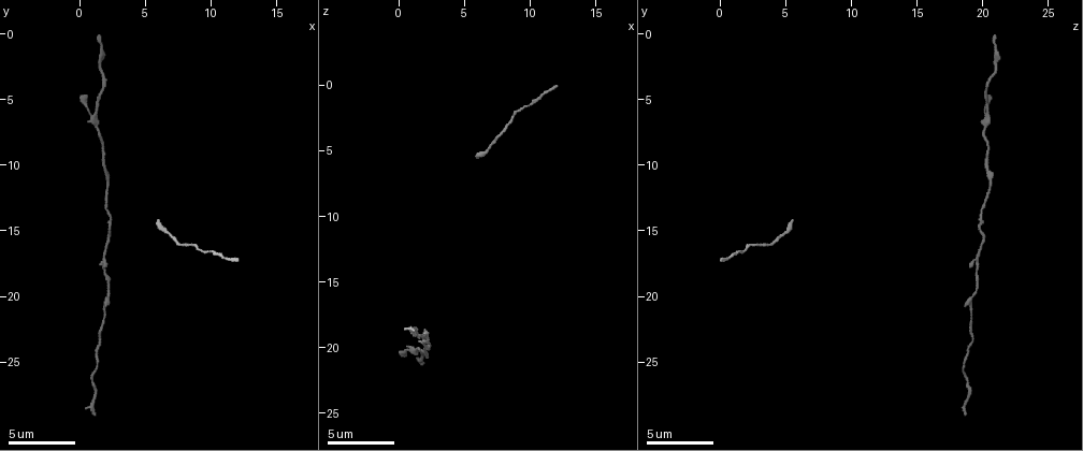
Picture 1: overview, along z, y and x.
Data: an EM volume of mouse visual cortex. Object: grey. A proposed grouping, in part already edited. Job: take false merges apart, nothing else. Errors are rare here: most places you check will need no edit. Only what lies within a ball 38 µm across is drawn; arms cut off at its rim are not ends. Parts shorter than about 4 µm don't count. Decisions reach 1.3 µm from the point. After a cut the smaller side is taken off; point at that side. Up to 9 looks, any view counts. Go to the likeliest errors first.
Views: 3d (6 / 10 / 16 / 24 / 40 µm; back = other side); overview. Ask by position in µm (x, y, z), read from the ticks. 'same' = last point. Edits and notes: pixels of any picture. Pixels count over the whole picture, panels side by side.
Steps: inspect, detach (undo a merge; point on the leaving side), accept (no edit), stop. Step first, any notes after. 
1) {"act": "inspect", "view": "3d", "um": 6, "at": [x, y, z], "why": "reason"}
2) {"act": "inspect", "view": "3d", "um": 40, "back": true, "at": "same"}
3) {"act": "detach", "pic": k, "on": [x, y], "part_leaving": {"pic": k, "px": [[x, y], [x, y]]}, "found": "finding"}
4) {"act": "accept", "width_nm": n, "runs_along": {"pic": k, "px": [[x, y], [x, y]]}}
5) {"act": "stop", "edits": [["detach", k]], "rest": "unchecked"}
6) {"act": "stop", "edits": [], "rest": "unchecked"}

{"act": "inspect", "view": "3d", "um": 10, "at": [1.2, 5.6, 20.2], "why": "side arm on a straight run"}

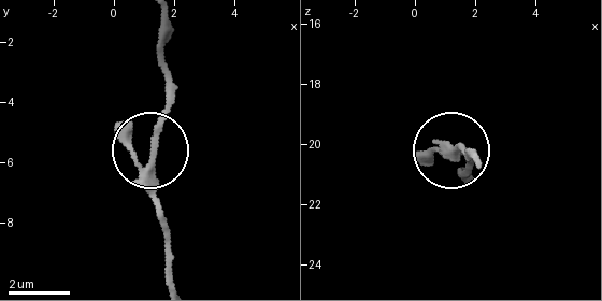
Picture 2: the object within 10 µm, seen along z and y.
{"act": "accept", "runs_along": {"pic": 2, "px": [[173, 282], [153, 167], [168, 84]]}, "found": "one neuron here"}

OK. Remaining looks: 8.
{"act": "inspect", "view": "3d", "um": 6, "at": [1.8, 21.6, 19.0], "why": "calibre changes"}

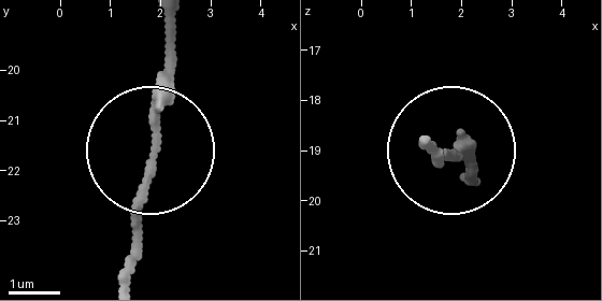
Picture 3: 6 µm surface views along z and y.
{"act": "inspect", "view": "3d", "um": 6, "back": true, "at": [1.90, 21.50, 19.20]}

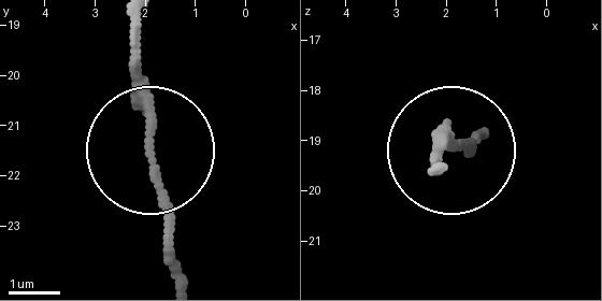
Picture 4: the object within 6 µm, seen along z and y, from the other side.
{"act": "accept", "runs_along": {"pic": 4, "px": [[143, 22], [143, 125], [176, 278]]}, "found": "one neuron here"}

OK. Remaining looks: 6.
{"act": "inspect", "view": "3d", "um": 10, "at": [2.0, 12.0, 20.4], "why": "thick turns thin"}

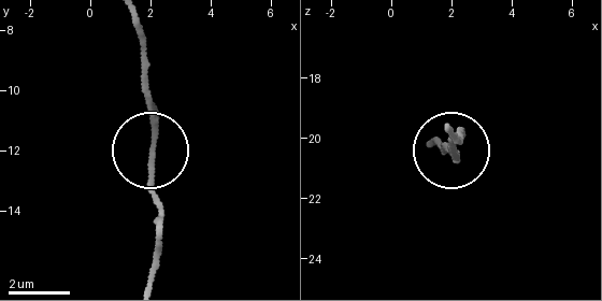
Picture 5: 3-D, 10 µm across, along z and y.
{"act": "accept", "runs_along": {"pic": 5, "px": [[152, 282], [159, 213], [144, 45]]}, "found": "one neuron here"}

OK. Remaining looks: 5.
{"act": "inspect", "view": "3d", "um": 6, "at": [7.4, 15.8, 4.4], "why": "thick turns thin"}

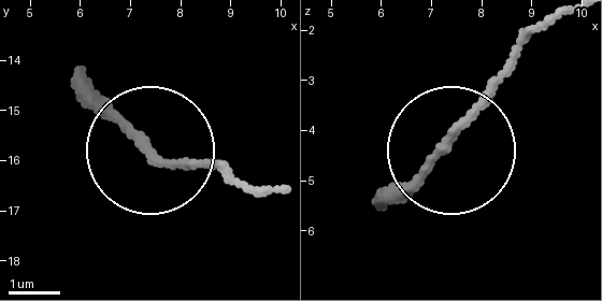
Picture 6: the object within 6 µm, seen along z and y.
{"act": "inspect", "view": "3d", "um": 6, "back": true, "at": [7.20, 15.60, 4.30]}

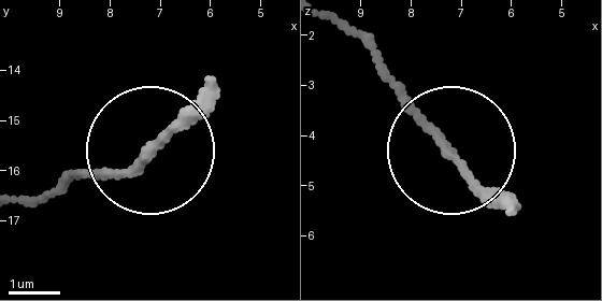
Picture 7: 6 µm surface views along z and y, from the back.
{"act": "accept", "found": "one neuron here"}

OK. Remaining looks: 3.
{"act": "stop", "edits": [], "rest": "unchecked"}

